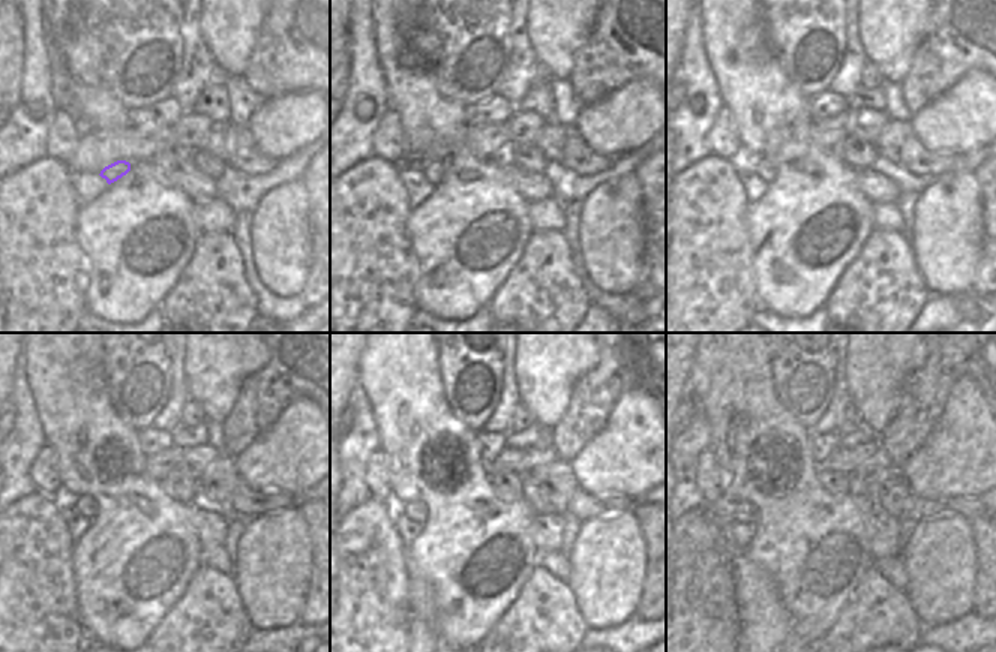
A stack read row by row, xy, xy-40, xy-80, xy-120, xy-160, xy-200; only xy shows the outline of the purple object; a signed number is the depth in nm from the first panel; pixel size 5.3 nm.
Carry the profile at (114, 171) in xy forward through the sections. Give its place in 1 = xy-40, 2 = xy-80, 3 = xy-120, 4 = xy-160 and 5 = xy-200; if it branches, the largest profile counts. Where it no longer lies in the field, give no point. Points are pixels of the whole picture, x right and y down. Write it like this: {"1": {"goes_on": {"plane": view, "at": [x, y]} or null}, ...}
{"1": {"goes_on": {"plane": "xy-40", "at": [434, 173]}}, "2": {"goes_on": {"plane": "xy-80", "at": [761, 167]}}, "3": {"goes_on": {"plane": "xy-120", "at": [86, 507]}}, "4": {"goes_on": {"plane": "xy-160", "at": [417, 511]}}, "5": {"goes_on": {"plane": "xy-200", "at": [744, 511]}}}

